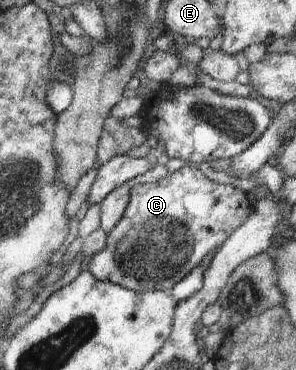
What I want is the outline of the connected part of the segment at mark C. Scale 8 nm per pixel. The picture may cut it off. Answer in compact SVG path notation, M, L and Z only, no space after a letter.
M187 164L155 183L137 184L132 188L131 204L123 220L108 234L107 245L93 256L88 269L105 282L121 284L135 292L164 290L169 293L205 262L207 254L216 254L223 248L237 229L251 218L254 206L247 191L234 185L213 182L198 165Z

